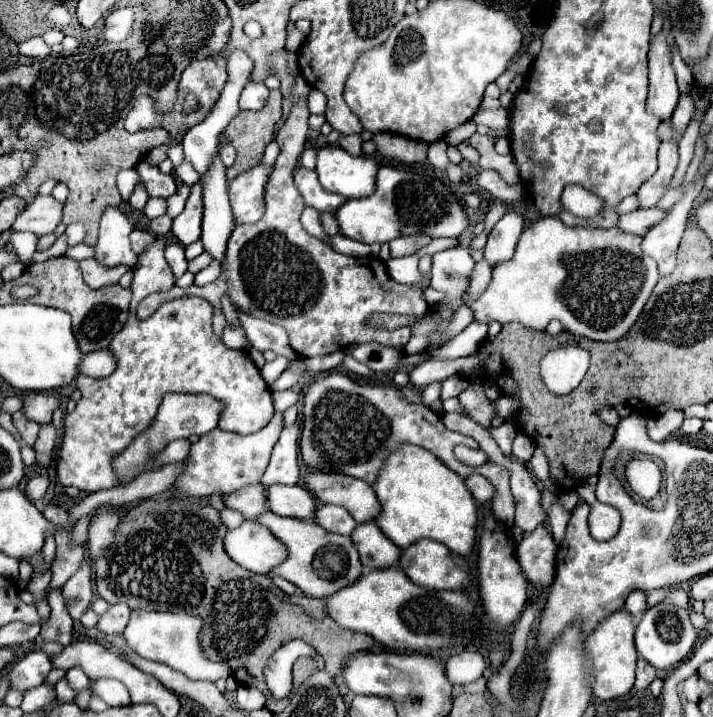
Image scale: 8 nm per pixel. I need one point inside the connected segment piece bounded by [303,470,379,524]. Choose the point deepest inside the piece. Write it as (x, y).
(358, 498)

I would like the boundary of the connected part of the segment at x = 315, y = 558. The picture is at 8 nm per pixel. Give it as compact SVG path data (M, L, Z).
M263 512L255 518L257 524L271 530L271 534L287 548L287 558L279 568L273 568L269 578L281 576L293 582L303 594L313 598L329 596L339 588L355 582L361 576L361 562L357 548L351 544L349 536L331 536L331 532L323 532L313 520L299 520L299 518L283 518L273 512Z

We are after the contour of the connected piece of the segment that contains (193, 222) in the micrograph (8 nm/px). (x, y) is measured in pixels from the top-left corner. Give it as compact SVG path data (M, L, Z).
M201 184L191 186L191 194L187 198L185 210L173 220L173 234L179 238L183 246L199 240L201 236L201 214L203 214L203 202L201 202Z

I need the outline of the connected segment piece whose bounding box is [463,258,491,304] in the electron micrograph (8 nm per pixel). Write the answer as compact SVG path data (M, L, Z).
M483 258L481 262L475 264L475 272L471 274L471 288L467 298L463 298L463 304L469 304L475 296L479 296L483 288L487 288L489 280L491 280L491 264L487 264L487 260Z

